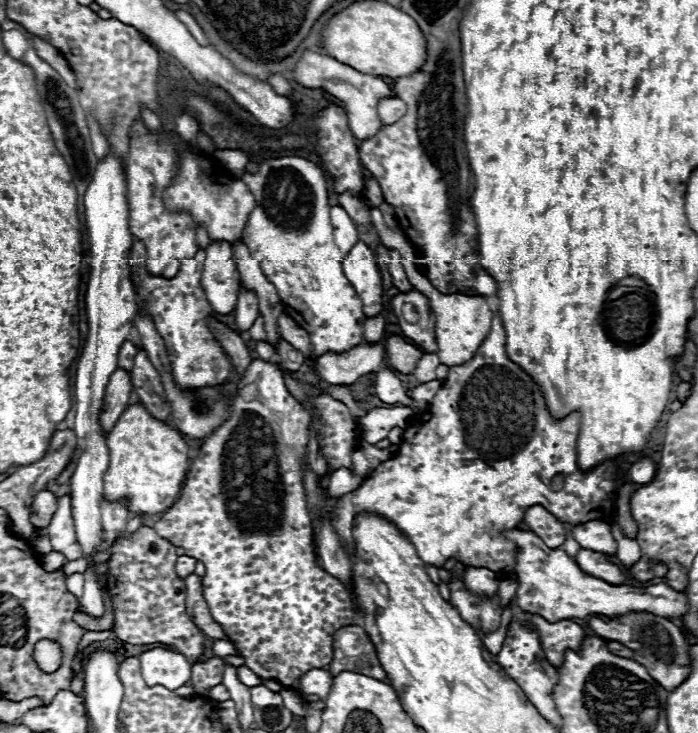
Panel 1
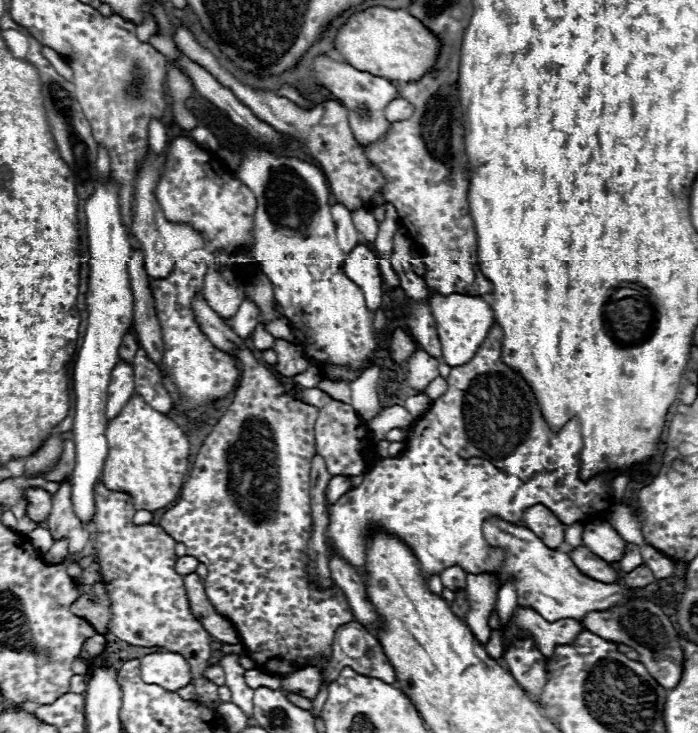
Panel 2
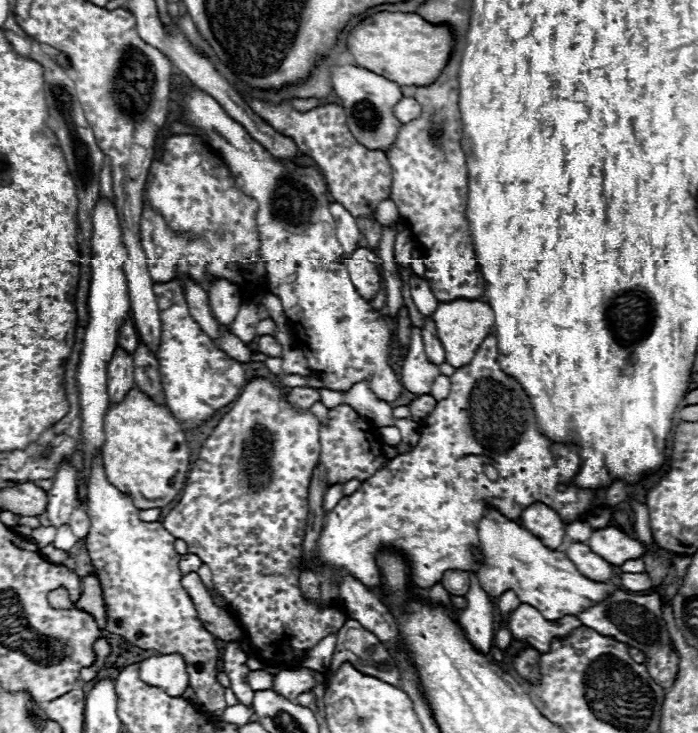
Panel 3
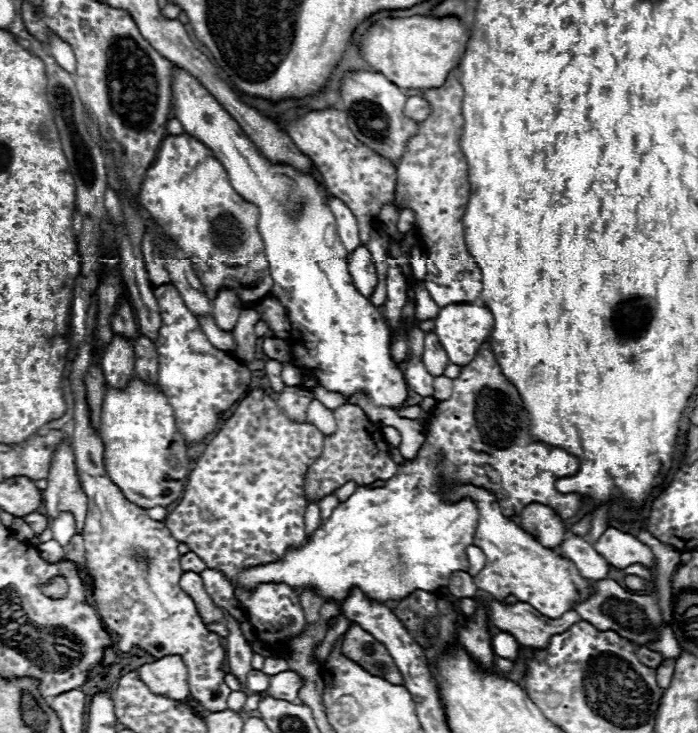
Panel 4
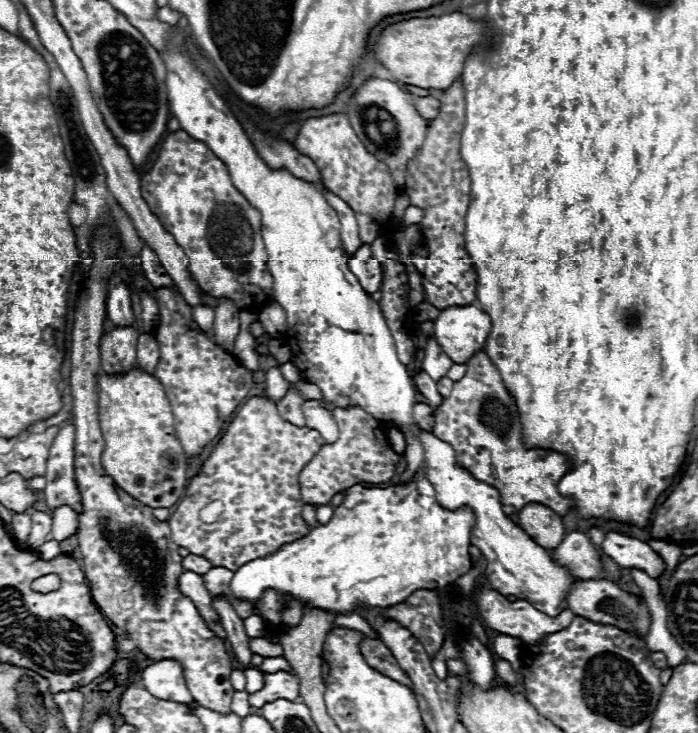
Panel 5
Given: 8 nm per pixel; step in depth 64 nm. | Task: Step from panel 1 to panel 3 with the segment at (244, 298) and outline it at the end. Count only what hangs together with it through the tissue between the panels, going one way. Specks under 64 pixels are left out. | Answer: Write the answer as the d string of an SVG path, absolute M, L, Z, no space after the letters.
M252 302L242 304L238 316L230 324L230 332L234 336L238 336L242 342L248 344L248 342L252 342L256 338L256 324L258 322L260 322L260 316L258 316L256 304L252 304Z

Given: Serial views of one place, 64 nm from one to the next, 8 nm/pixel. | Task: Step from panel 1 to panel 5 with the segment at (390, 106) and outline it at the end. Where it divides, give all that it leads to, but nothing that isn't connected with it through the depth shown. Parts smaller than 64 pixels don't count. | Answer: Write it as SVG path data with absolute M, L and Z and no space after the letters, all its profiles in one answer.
M432 96L426 98L414 98L414 106L422 118L434 118L438 114L438 100Z

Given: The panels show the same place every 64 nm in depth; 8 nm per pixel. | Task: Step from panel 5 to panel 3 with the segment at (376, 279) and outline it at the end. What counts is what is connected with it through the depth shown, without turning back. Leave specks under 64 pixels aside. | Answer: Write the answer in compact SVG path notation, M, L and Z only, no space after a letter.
M358 248L356 252L352 252L346 258L346 268L348 268L348 276L350 276L352 284L358 288L358 292L366 300L374 300L378 290L382 288L382 278L380 278L378 266L376 266L376 256L366 248Z

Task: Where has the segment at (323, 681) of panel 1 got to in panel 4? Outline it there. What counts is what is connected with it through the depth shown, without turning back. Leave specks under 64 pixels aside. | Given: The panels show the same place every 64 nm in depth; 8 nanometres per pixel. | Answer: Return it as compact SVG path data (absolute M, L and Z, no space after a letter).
M284 670L280 674L270 676L270 688L266 692L274 698L294 702L302 686L304 686L304 678L300 678L300 674L296 674L294 670Z

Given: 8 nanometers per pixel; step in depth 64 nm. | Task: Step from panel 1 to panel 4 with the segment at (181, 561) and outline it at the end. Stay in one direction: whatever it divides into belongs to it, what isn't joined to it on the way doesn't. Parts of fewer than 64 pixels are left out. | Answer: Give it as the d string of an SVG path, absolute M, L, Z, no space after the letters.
M188 552L188 554L182 556L180 566L182 566L182 570L196 570L196 574L200 574L206 568L206 564L196 554L192 554L192 552Z

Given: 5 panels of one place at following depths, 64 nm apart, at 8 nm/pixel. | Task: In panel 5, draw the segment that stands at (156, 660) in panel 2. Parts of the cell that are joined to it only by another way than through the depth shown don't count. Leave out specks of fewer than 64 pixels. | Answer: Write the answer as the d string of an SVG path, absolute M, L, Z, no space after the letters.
M160 660L142 670L144 688L162 700L190 704L194 698L186 686L184 670L176 660Z

